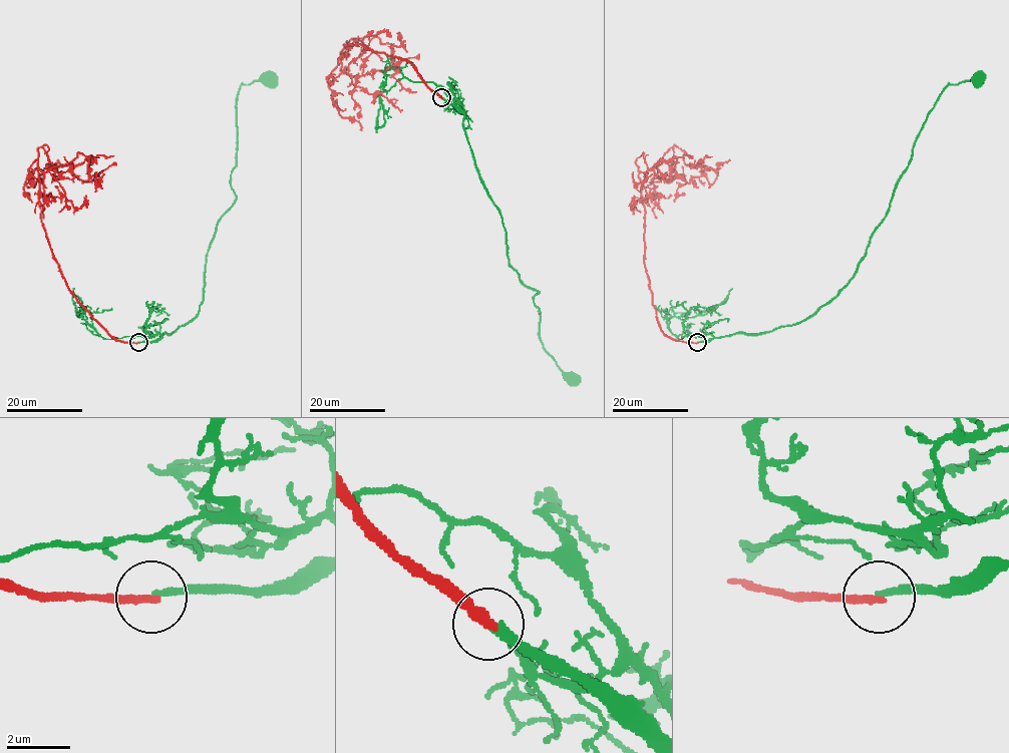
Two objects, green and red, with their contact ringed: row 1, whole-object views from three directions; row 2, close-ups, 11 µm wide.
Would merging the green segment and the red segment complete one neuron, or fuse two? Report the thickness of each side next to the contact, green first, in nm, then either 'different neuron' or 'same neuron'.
calibres 240 and 280 nm; different neuron

